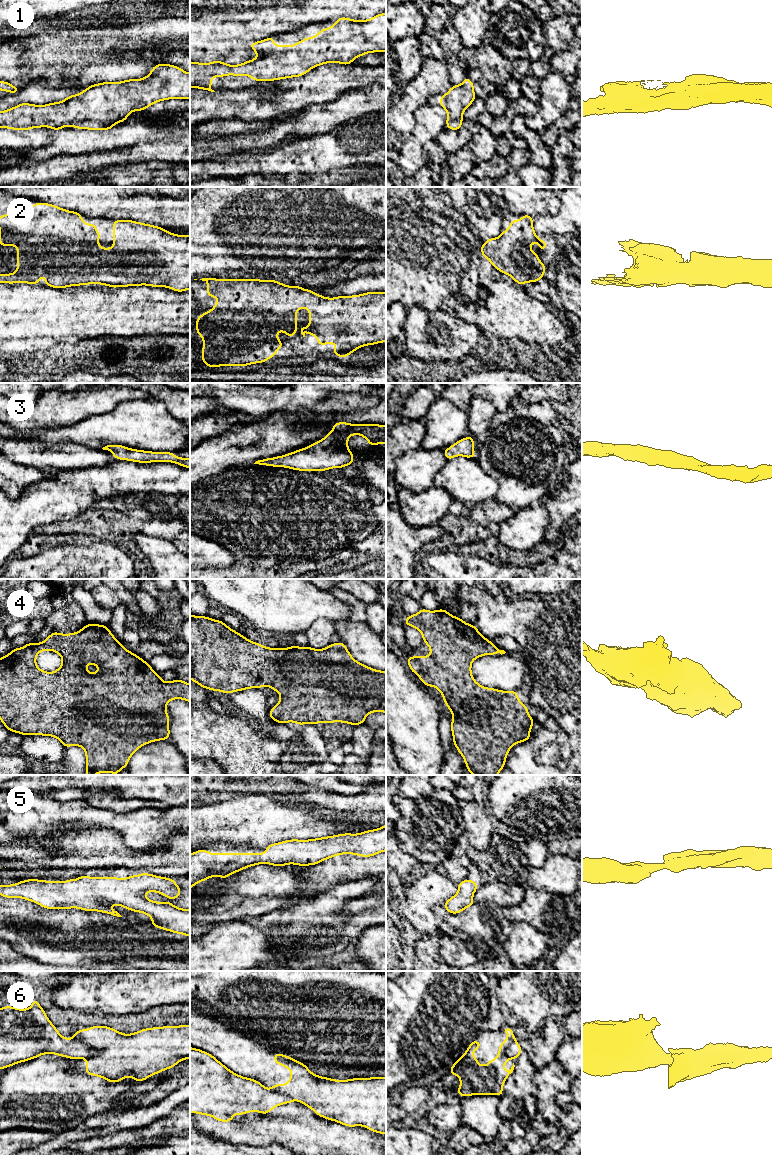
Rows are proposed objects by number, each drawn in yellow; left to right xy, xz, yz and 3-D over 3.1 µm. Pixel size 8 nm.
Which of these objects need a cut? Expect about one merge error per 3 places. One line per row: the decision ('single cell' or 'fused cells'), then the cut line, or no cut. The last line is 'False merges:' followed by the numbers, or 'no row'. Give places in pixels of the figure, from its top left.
1: single cell | no cut
2: single cell | no cut
3: single cell | no cut
4: single cell | no cut
5: single cell | no cut
6: fused cells | xy (73, 1038), (91, 1046), (97, 1052)
False merges: 6

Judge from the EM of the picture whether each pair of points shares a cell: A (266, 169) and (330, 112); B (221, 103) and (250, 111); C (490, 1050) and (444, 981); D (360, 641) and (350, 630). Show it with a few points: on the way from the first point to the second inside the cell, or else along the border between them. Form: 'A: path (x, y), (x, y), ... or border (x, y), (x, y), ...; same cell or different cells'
A: border (323, 133), (317, 133), (299, 140); different cells
B: path (228, 105), (243, 105); same cell
C: border (481, 1028), (473, 1039); different cells
D: path (358, 638), (353, 633); same cell

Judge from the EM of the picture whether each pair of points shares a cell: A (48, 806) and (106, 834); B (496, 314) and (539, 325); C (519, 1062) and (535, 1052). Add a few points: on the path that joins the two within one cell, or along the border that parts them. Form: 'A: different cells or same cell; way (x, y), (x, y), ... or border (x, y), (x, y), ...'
A: different cells; border (105, 827), (73, 835)
B: same cell; way (507, 314), (515, 314), (528, 320)
C: different cells; border (527, 1053), (536, 1069)

